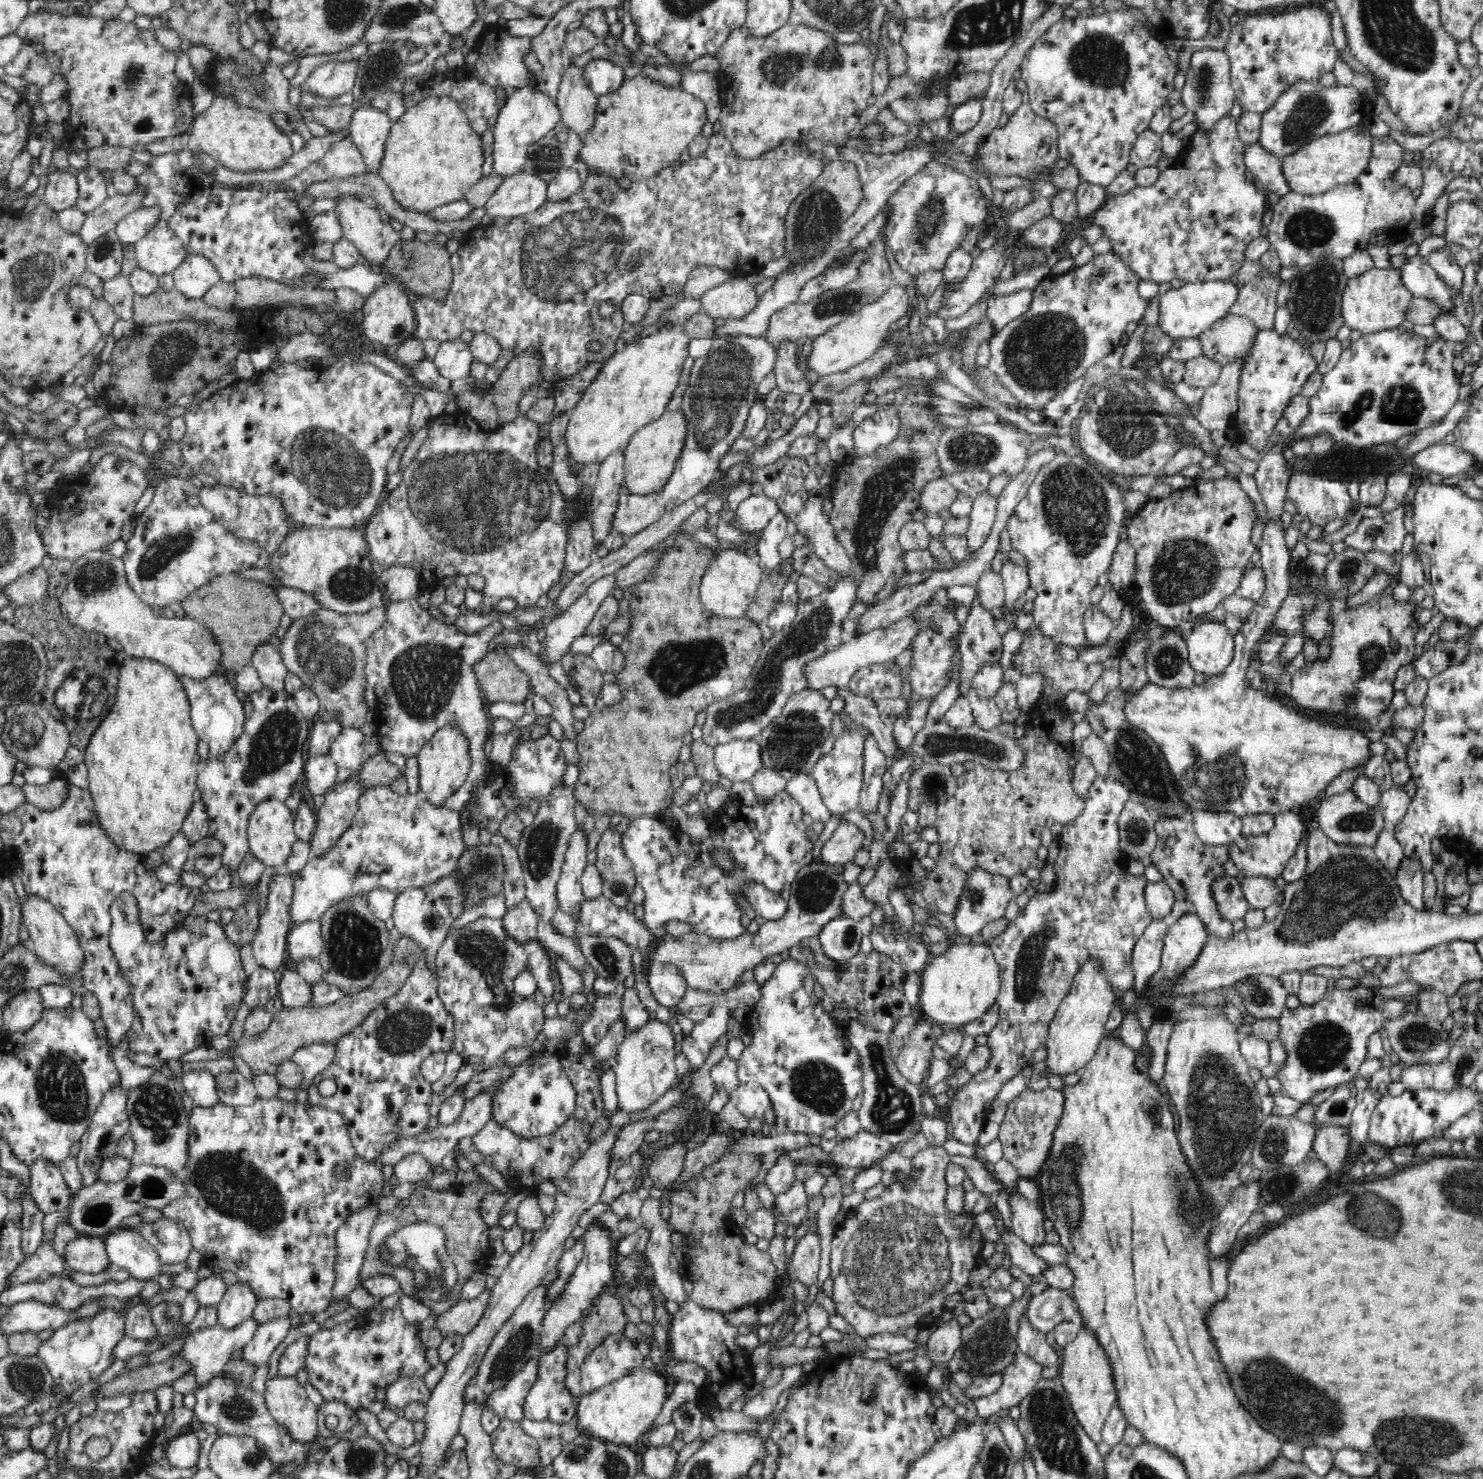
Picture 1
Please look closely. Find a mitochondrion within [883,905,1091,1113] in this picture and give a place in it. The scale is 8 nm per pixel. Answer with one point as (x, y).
(1033, 957)

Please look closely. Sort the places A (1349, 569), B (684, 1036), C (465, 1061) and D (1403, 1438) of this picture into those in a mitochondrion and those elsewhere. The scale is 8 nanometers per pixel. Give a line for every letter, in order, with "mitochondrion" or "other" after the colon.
A: mitochondrion
B: other
C: other
D: mitochondrion

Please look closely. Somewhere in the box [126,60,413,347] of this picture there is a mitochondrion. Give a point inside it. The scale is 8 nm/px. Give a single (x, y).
(143, 124)

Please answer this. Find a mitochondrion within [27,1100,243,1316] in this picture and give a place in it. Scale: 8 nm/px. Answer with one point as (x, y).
(152, 1187)

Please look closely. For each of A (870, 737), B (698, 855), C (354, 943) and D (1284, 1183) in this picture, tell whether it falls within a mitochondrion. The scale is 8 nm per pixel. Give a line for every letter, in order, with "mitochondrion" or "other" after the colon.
A: other
B: other
C: mitochondrion
D: mitochondrion

